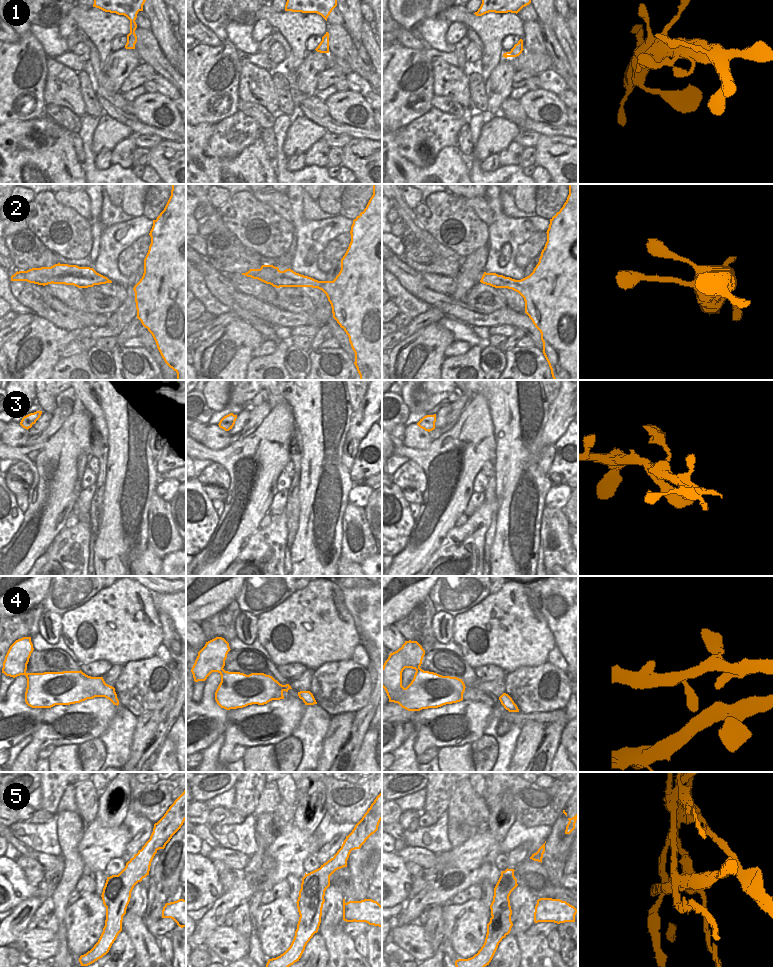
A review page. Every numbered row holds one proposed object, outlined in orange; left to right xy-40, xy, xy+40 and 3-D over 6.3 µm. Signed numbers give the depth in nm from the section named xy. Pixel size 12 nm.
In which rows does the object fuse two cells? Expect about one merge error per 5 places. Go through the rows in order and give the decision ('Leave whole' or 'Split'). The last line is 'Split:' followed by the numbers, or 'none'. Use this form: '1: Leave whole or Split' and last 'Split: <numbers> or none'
1: Leave whole
2: Leave whole
3: Leave whole
4: Leave whole
5: Split
Split: 5.

